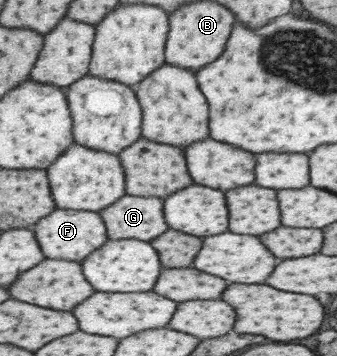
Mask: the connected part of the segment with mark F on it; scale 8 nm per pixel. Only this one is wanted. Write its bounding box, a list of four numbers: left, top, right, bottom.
[36,208,108,263]

